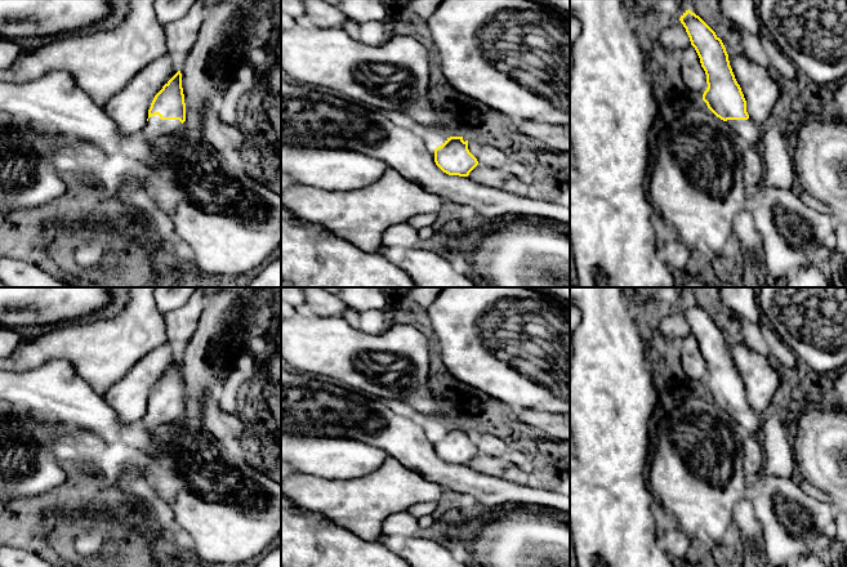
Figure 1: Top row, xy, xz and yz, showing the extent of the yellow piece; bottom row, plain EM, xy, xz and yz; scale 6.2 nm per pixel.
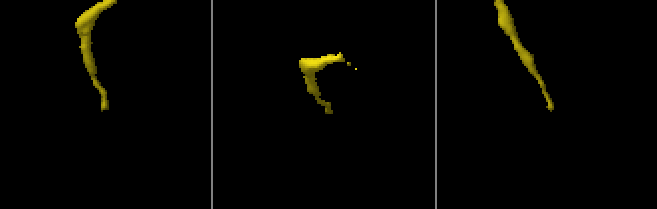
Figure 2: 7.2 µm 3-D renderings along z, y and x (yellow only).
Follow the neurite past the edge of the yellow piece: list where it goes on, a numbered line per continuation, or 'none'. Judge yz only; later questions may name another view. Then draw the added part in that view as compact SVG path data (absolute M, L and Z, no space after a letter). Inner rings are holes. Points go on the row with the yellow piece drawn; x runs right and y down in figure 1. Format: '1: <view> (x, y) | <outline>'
1: yz (749, 132) | M727 120L725 121L741 139L744 146L750 146L754 148L759 147L762 126L748 120Z

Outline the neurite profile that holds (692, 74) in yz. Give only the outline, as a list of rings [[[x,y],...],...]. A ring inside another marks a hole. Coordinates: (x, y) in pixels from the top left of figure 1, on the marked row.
[[[692,45],[681,50],[681,80],[696,95],[701,97],[708,88],[706,75],[701,67],[700,58]]]

